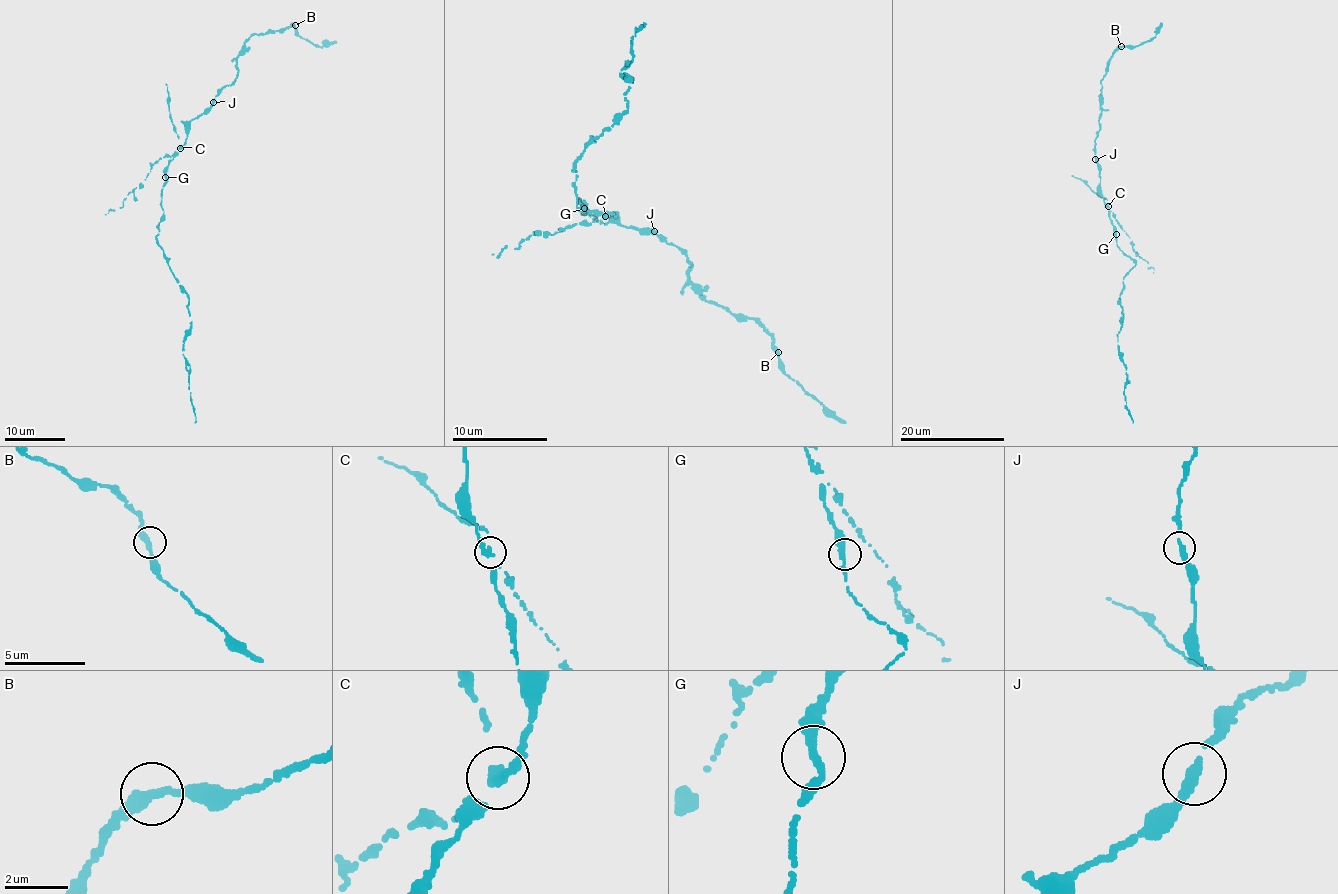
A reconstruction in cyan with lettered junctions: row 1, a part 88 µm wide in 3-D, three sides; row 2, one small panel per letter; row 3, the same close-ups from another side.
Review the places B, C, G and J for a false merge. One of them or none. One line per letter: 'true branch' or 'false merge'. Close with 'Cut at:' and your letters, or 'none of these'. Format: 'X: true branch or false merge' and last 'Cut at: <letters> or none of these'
B: true branch
C: false merge
G: true branch
J: true branch
Cut at: C

